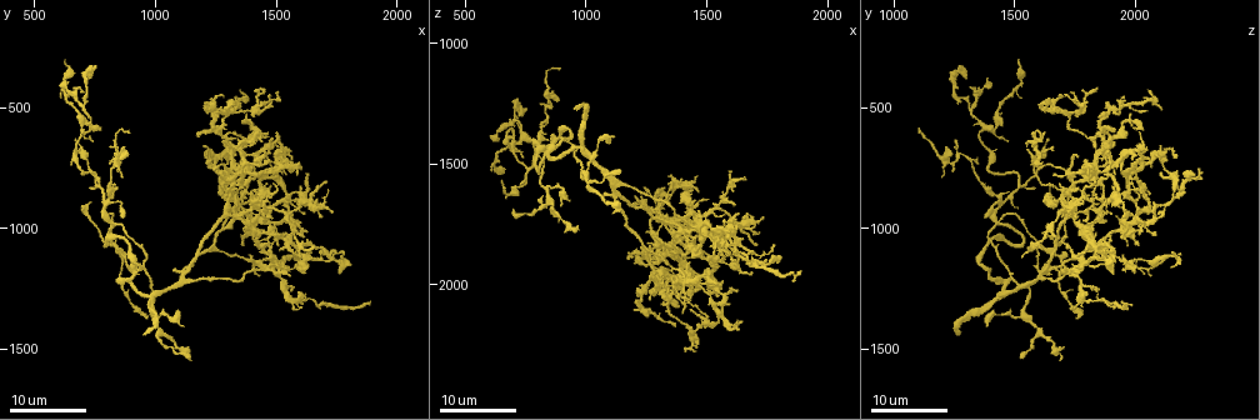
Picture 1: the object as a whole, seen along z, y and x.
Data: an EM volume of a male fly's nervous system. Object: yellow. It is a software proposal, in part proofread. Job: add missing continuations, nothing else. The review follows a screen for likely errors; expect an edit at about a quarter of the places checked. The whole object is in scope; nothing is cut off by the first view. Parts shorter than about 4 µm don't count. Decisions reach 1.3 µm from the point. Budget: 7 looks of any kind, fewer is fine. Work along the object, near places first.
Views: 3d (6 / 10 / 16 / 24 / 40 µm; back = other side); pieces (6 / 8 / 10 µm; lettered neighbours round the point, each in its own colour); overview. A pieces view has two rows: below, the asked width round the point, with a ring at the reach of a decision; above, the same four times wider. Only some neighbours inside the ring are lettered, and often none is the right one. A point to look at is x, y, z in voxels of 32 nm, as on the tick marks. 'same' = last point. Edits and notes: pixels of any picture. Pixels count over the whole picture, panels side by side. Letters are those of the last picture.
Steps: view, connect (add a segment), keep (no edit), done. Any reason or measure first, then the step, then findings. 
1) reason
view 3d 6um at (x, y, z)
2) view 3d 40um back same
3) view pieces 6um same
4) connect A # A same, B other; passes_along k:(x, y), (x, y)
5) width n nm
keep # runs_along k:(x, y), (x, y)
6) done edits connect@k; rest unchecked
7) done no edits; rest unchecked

an open end
view 3d 24um at (860, 940, 1380)

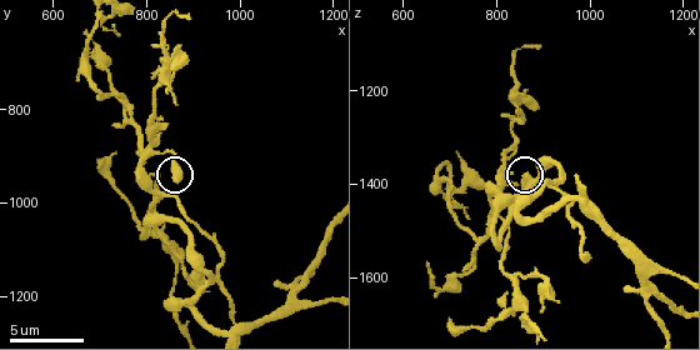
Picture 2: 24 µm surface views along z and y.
view pieces 10um at (865, 955, 1380)

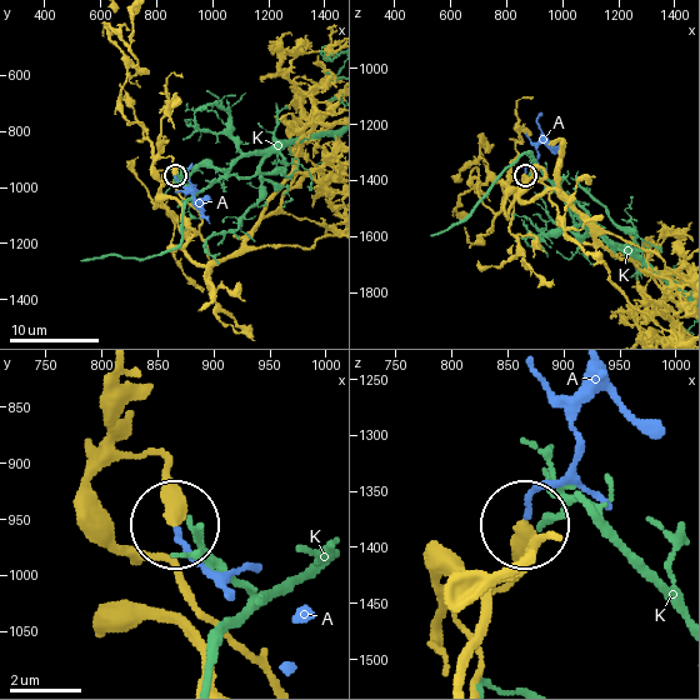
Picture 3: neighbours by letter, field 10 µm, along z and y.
connect A # A same, K other; it goes on there

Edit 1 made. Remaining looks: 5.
view overview

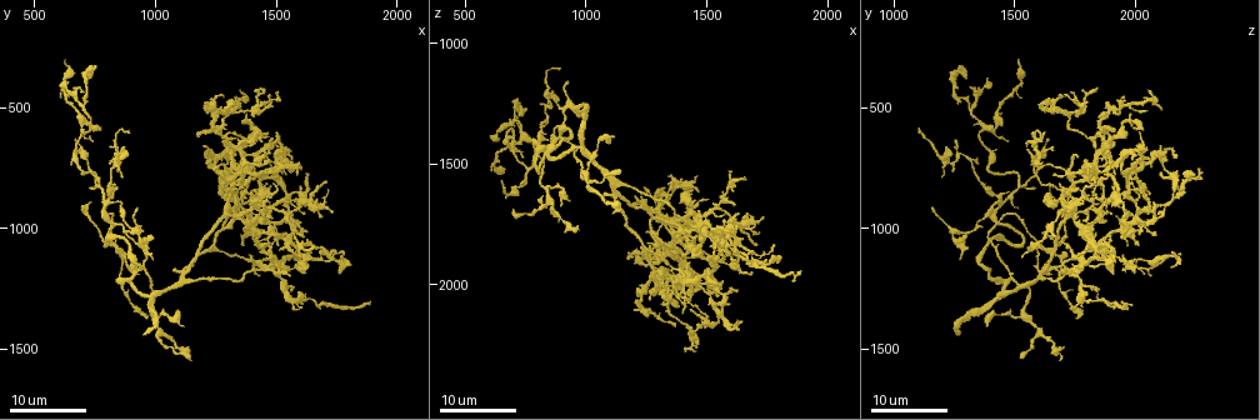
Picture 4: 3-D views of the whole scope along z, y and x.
view 3d 16um at (950, 1440, 1270)

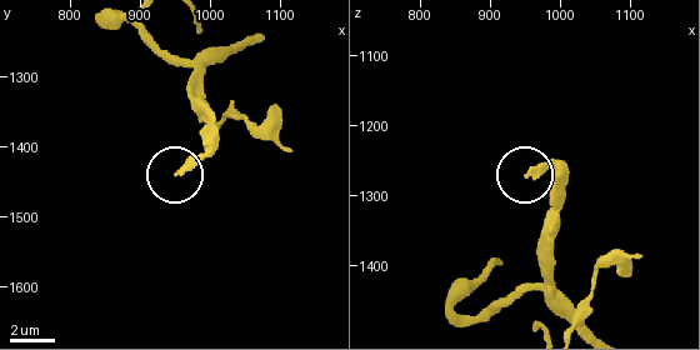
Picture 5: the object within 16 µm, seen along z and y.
view pieces 6um at (955, 1435, 1265)

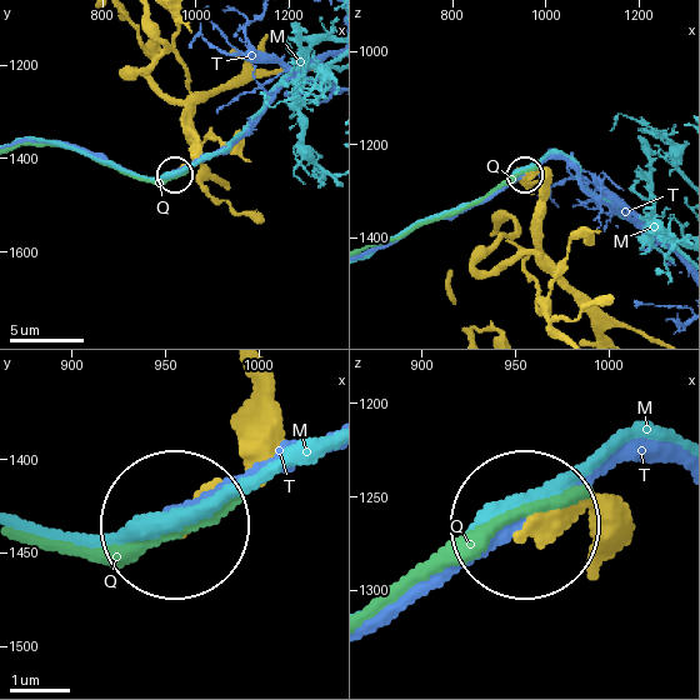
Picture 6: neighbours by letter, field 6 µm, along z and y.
keep # M other, Q other, T other; runs_along 6:(159, 93), (183, 106), (195, 145), (174, 174); no lettered segment goes on from it

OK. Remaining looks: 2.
long arm stops here
view 3d 24um at (1880, 1310, 1940)

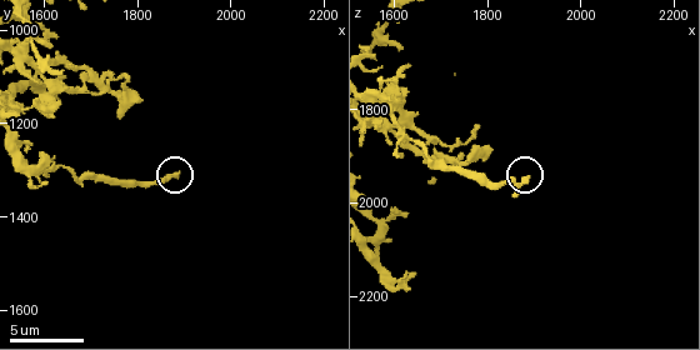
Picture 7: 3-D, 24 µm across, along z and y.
see the neighbours
view pieces 6um at (1880, 1305, 1950)

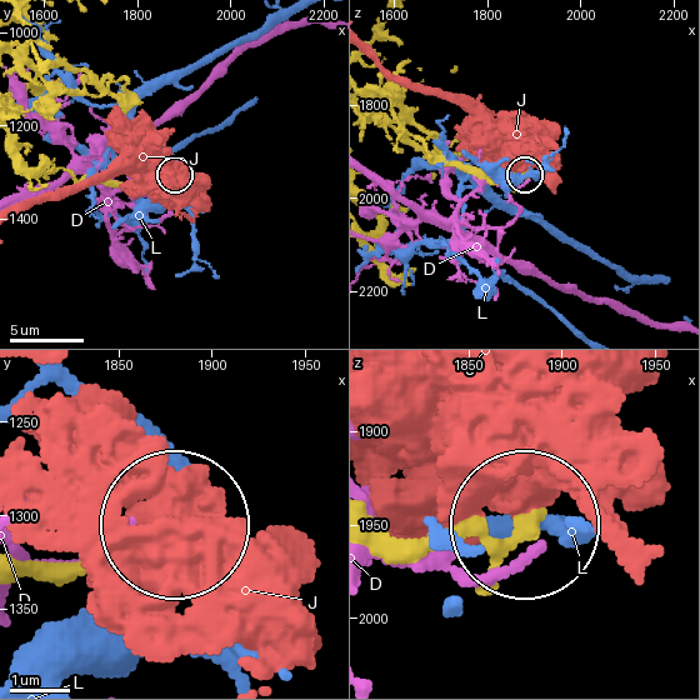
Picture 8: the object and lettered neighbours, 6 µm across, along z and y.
keep # D other, J other, L other; none of them fits

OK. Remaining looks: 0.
done edits connect@3; rest unchecked

